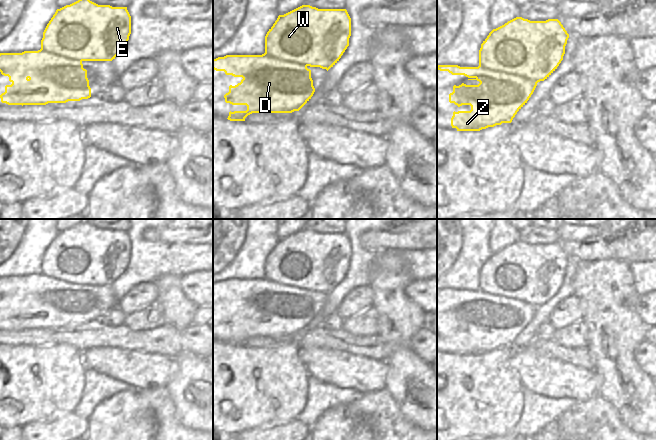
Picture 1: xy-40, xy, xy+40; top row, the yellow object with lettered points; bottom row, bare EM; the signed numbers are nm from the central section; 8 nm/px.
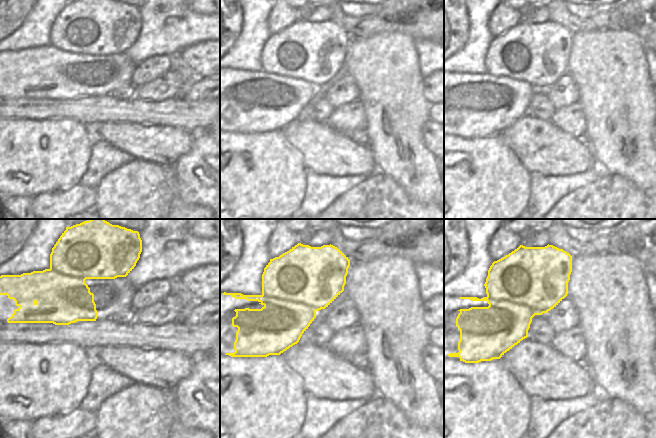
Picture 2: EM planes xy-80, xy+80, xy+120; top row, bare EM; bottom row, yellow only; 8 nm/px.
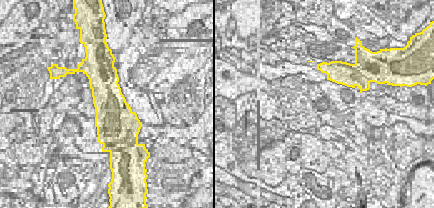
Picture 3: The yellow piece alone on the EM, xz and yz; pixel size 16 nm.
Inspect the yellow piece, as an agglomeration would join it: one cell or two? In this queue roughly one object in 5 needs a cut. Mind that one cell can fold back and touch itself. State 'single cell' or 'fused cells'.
single cell

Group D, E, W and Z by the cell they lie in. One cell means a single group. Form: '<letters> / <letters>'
D E W Z

